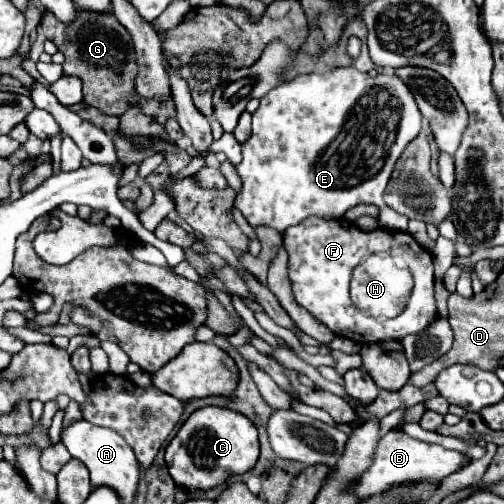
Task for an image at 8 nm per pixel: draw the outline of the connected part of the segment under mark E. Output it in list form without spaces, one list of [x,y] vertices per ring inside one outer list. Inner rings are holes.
[[[334,68],[326,74],[300,74],[294,80],[280,84],[276,88],[272,88],[270,94],[266,94],[264,98],[260,98],[260,106],[252,116],[252,136],[250,140],[246,140],[242,144],[242,162],[236,166],[240,178],[242,178],[242,192],[236,196],[234,206],[242,210],[244,218],[250,222],[250,226],[270,226],[278,232],[284,232],[288,226],[296,226],[300,224],[304,218],[308,216],[320,216],[320,218],[342,218],[346,210],[358,206],[358,204],[376,204],[380,208],[380,226],[388,228],[388,230],[398,230],[398,232],[406,232],[408,228],[408,218],[402,214],[396,214],[394,210],[390,210],[386,206],[386,202],[382,200],[384,188],[390,180],[390,174],[394,170],[394,164],[398,160],[398,156],[402,154],[402,150],[408,146],[408,142],[412,142],[418,132],[422,128],[422,114],[418,112],[416,100],[412,96],[412,92],[406,88],[406,84],[398,78],[398,76],[388,76],[388,74],[378,74],[378,76],[370,76],[364,72],[358,72],[356,68]]]

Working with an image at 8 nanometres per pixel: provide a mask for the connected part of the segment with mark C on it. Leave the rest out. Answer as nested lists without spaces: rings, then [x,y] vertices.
[[[220,406],[196,410],[166,448],[166,464],[174,482],[184,490],[208,490],[234,474],[246,474],[258,460],[258,432],[240,412]]]

